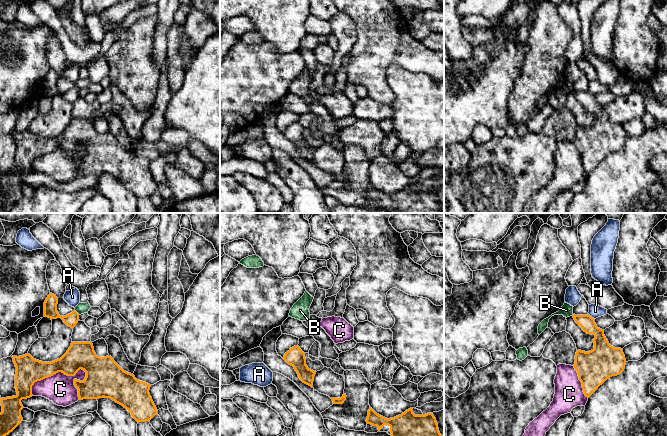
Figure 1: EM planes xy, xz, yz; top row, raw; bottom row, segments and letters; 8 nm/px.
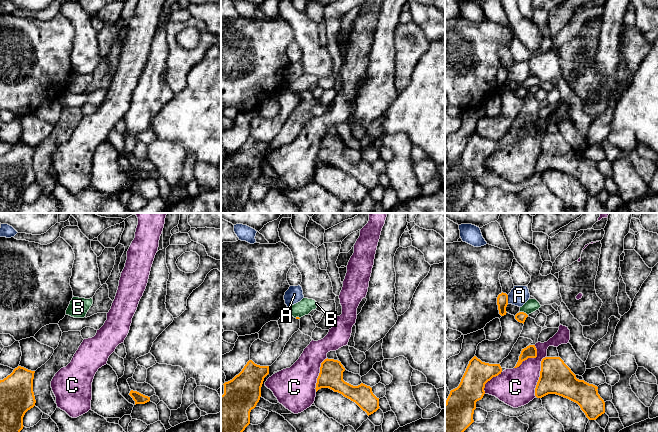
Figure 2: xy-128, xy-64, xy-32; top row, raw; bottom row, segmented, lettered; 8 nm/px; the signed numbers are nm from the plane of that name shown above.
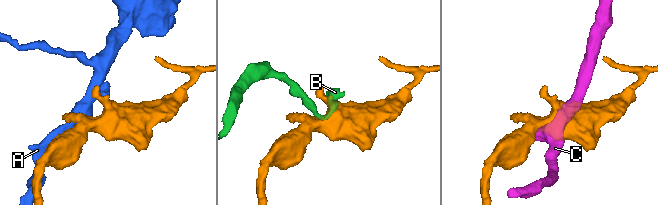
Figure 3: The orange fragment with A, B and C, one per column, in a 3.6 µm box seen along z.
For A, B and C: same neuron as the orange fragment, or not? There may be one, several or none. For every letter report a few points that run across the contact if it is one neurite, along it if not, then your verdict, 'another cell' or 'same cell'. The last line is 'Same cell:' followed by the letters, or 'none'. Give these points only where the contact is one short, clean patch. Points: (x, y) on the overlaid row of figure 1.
A: another cell
B: line xy (75, 310), (79, 314); another cell
C: another cell
Same cell: none

